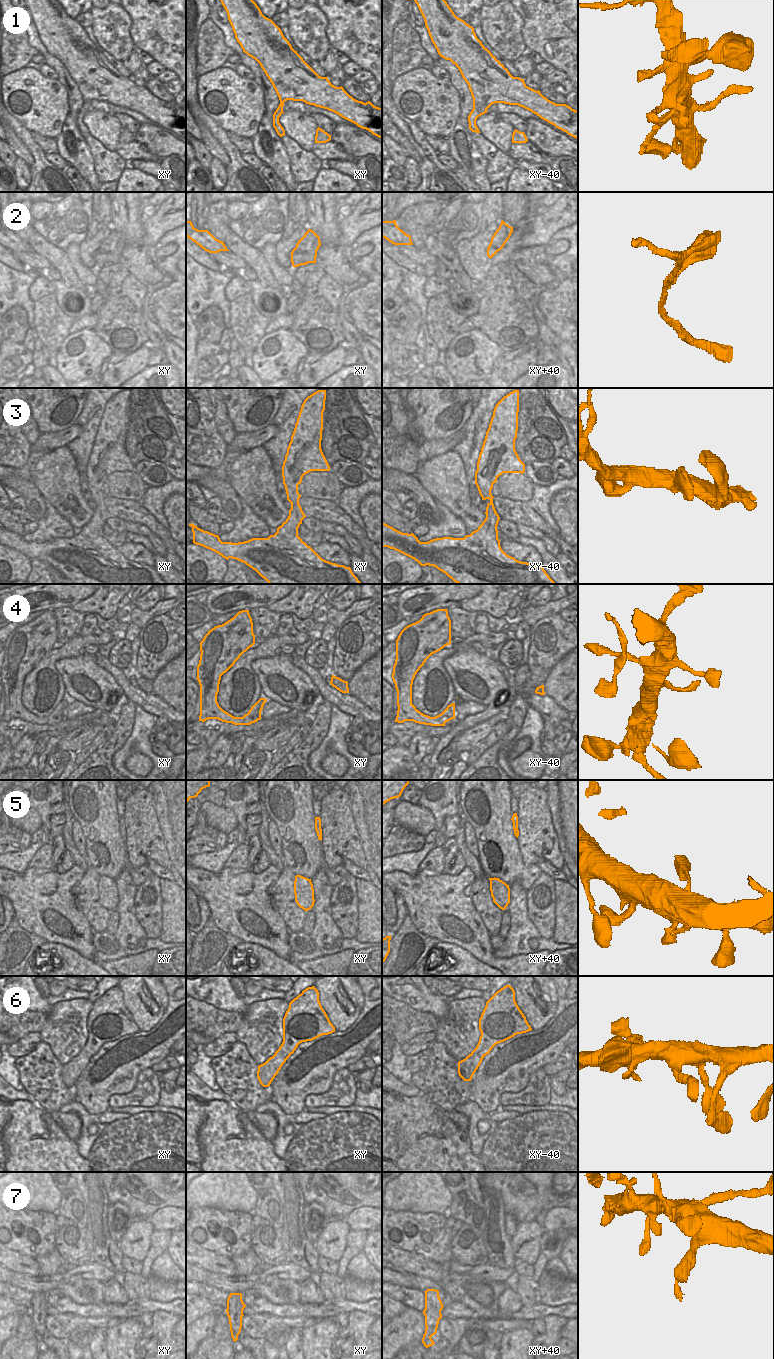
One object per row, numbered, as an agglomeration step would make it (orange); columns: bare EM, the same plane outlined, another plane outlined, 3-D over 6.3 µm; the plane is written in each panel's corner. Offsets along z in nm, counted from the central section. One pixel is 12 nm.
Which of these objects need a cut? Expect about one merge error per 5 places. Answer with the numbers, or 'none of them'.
none of them

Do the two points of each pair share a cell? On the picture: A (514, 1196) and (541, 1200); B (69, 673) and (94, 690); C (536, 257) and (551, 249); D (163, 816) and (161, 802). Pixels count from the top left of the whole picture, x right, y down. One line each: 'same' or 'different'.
A: same
B: same
C: different
D: same

